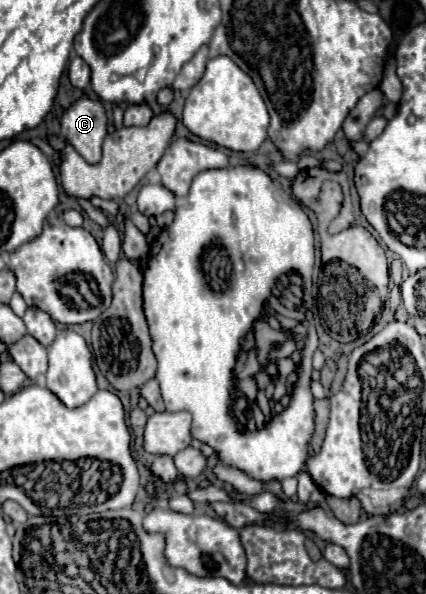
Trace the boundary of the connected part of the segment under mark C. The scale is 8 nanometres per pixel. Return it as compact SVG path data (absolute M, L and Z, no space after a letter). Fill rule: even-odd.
M88 96L78 98L62 116L62 136L84 156L84 160L96 164L100 160L100 146L106 136L106 112L102 102L90 100Z

